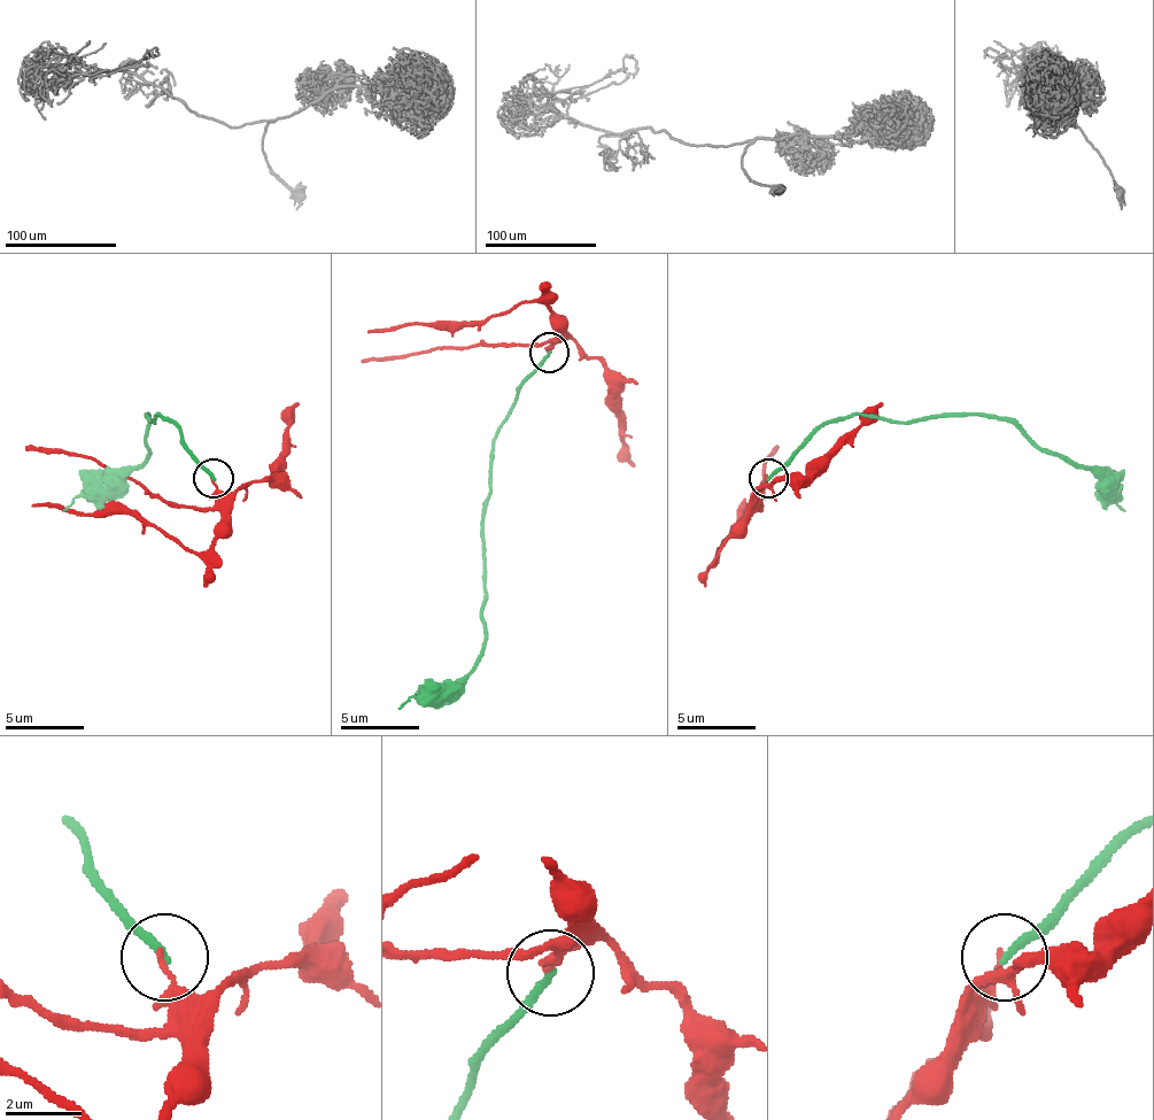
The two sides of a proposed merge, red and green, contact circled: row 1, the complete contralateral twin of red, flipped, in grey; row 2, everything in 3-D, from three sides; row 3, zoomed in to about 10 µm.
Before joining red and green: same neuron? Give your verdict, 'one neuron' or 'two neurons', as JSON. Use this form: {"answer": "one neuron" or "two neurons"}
{"answer": "two neurons"}

